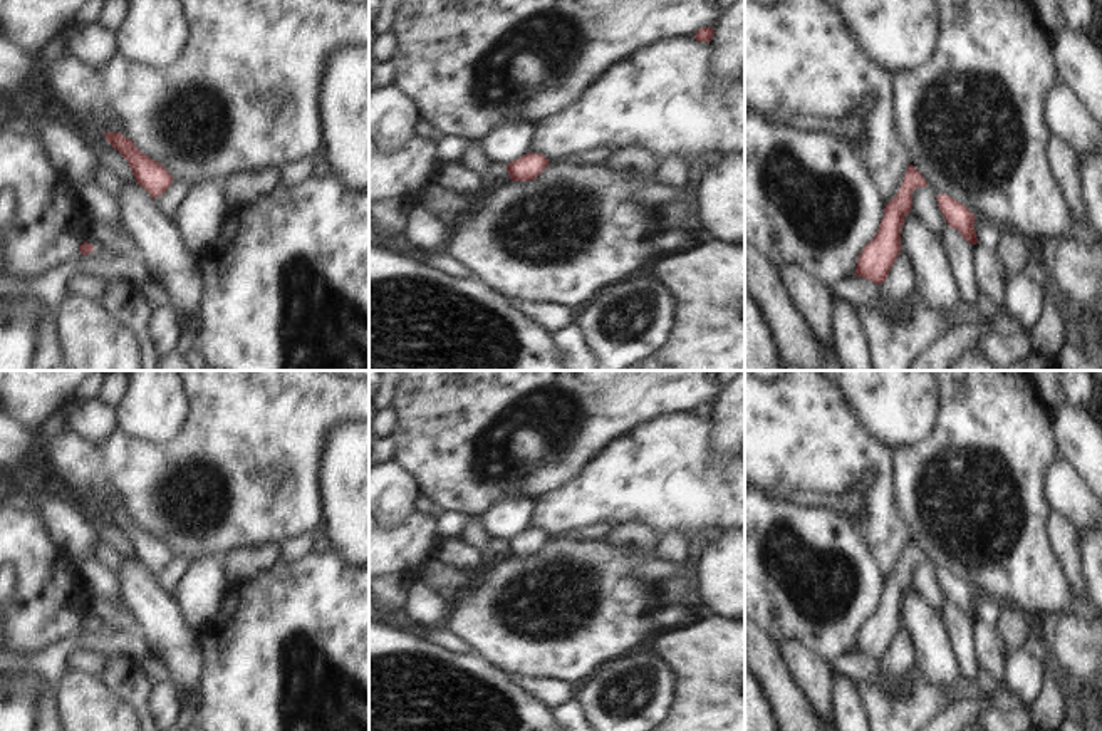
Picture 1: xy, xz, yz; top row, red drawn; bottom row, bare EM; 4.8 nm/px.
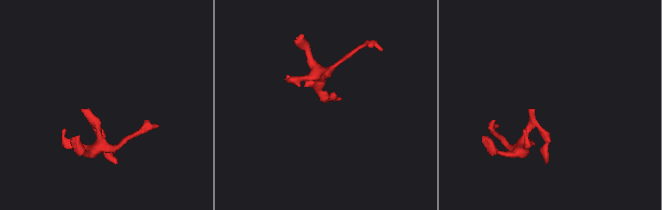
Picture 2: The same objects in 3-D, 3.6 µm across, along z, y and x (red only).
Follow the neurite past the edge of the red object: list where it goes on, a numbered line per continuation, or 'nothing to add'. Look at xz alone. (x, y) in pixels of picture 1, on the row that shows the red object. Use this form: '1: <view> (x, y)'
nothing to add

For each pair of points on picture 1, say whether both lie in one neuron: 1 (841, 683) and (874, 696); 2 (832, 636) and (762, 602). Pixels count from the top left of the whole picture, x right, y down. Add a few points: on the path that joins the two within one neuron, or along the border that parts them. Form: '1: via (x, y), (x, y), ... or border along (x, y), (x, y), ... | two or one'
1: border along (856, 686), (868, 713) | two
2: via (816, 639), (779, 604) | one

